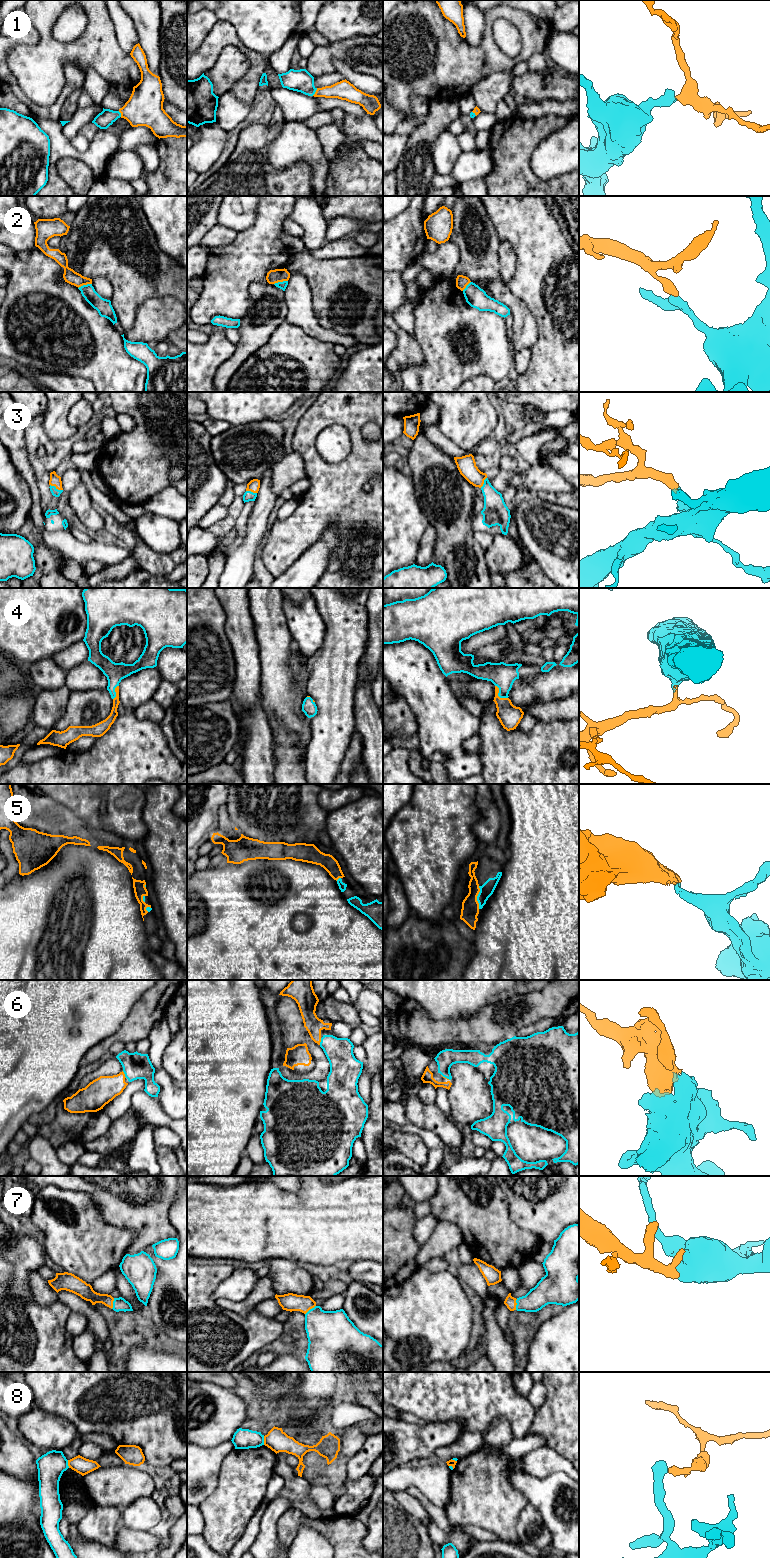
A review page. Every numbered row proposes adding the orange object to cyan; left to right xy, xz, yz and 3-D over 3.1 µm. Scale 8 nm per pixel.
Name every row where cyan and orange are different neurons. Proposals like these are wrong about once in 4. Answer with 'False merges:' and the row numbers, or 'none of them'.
False merges: 2, 8

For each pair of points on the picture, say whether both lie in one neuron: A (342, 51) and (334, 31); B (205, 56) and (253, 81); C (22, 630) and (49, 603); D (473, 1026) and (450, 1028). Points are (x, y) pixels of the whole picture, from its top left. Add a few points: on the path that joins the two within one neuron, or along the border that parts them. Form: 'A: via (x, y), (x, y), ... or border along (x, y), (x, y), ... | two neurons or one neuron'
A: border along (361, 35), (331, 41) | two neurons
B: via (223, 41), (237, 42), (253, 58), (253, 63) | one neuron
C: via (31, 629), (34, 628), (34, 618), (40, 612) | one neuron
D: via (467, 1028), (456, 1028) | one neuron

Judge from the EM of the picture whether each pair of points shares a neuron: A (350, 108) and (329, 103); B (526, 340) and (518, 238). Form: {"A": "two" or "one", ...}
{"A": "one", "B": "two"}

